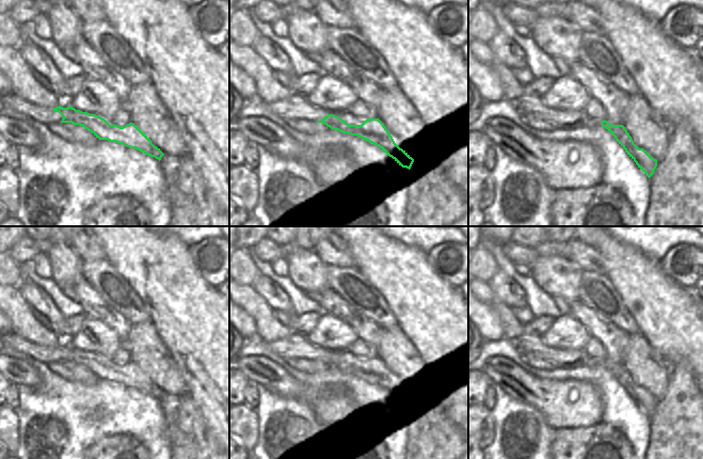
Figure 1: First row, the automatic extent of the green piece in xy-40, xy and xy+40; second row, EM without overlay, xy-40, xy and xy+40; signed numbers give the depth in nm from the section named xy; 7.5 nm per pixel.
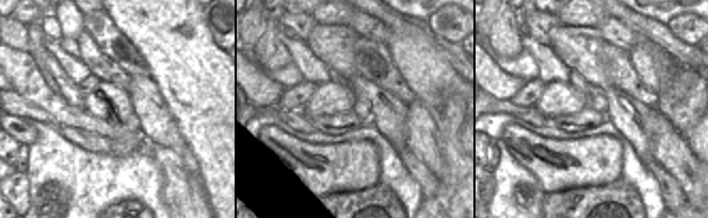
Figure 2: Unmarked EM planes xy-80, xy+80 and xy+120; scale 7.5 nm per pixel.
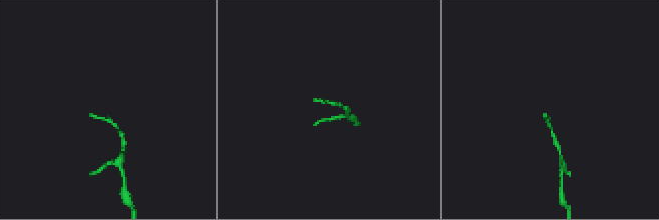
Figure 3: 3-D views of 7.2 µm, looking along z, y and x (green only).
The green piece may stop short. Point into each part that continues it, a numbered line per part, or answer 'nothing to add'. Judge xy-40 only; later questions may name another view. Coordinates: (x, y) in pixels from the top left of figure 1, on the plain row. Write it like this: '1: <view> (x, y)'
1: xy-40 (25, 325)

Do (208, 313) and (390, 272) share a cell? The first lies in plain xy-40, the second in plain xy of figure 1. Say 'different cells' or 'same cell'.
same cell

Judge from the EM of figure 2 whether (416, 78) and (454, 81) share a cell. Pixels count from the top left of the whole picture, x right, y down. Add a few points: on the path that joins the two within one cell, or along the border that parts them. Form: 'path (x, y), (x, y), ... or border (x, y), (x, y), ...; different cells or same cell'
path (425, 78), (445, 81); same cell

